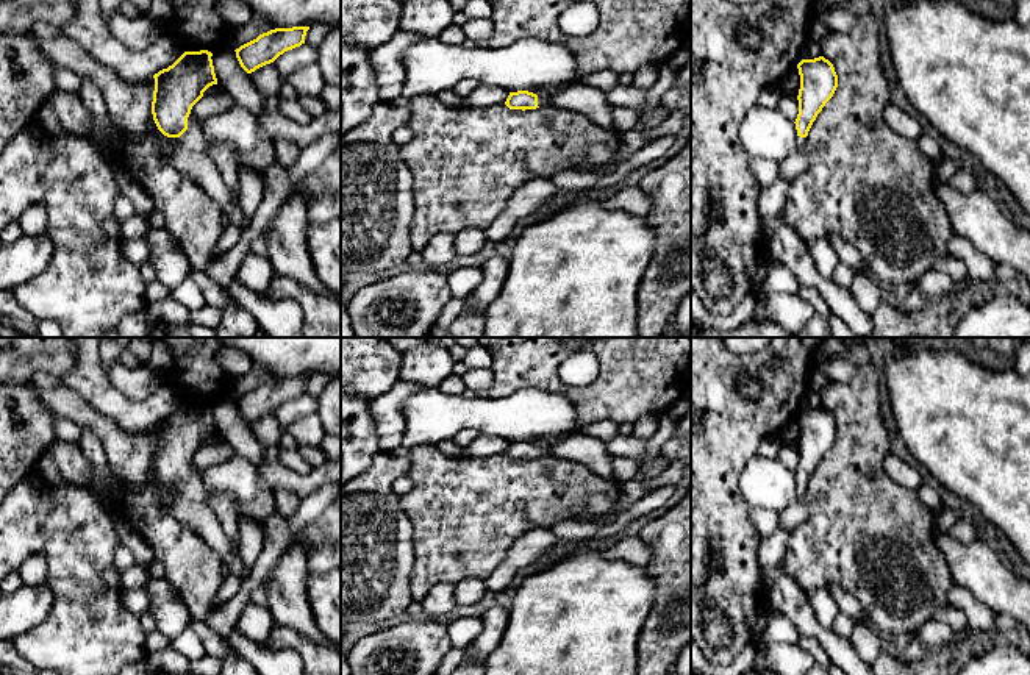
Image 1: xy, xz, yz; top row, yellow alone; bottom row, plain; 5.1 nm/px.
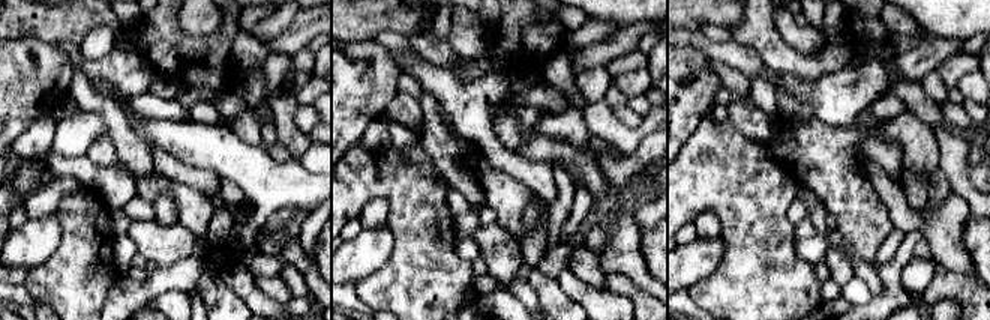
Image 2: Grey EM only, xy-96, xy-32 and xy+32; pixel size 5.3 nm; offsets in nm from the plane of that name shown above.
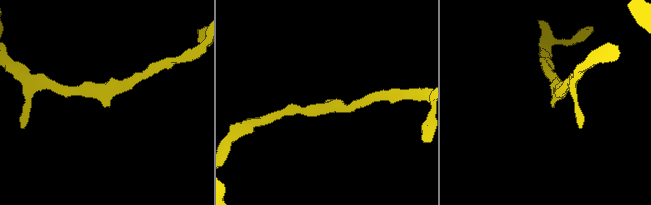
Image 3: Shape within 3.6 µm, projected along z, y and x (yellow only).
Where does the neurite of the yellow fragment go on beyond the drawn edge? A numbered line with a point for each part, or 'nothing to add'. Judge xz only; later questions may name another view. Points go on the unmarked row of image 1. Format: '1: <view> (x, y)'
1: xz (593, 452)

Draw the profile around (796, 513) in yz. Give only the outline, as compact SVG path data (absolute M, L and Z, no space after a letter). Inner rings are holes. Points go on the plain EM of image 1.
M797 497L785 509L778 511L780 527L788 533L794 531L810 516L810 509L803 498Z

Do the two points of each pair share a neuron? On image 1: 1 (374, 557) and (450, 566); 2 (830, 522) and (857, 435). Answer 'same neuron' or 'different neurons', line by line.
1: different neurons
2: same neuron

